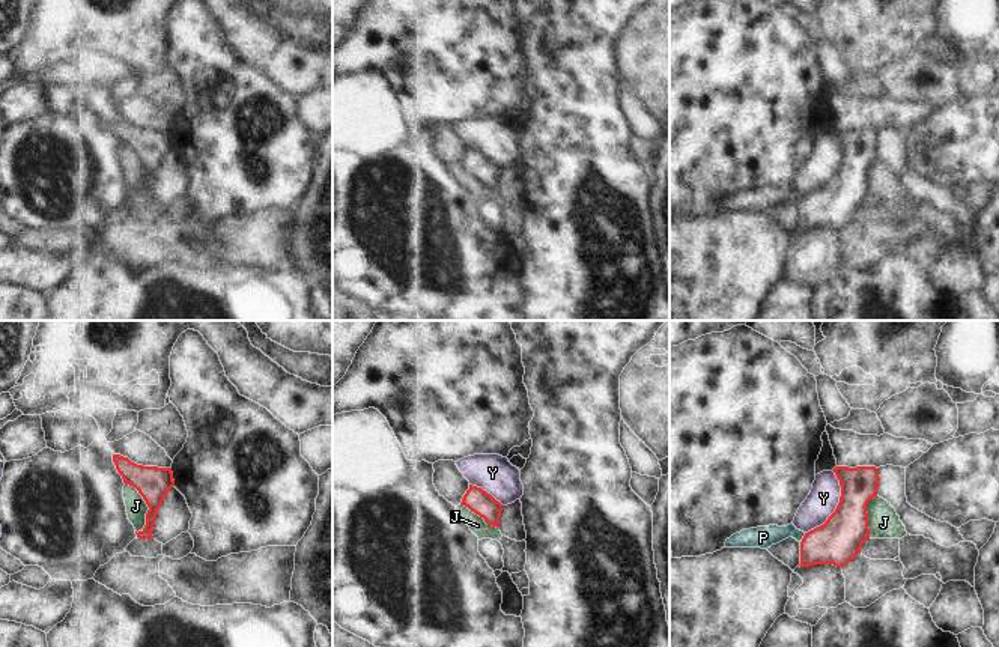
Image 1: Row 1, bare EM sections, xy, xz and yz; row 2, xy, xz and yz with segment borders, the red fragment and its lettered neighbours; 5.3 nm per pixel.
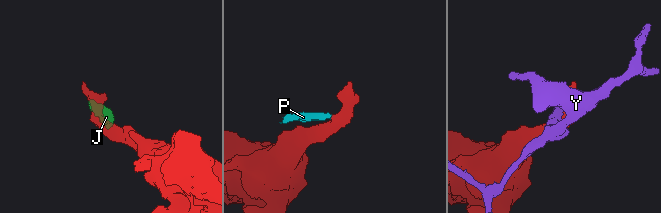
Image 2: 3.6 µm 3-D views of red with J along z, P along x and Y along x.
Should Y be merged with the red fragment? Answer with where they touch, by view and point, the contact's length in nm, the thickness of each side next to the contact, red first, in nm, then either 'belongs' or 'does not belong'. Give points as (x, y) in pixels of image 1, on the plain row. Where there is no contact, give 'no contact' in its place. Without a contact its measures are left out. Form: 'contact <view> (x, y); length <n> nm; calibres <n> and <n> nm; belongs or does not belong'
contact yz (837, 169); length 380 nm; calibres 240 and 160 nm; does not belong

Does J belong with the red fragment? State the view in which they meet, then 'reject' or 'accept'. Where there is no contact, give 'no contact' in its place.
meets red in xy; reject

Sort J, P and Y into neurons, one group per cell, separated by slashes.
J / P / Y

